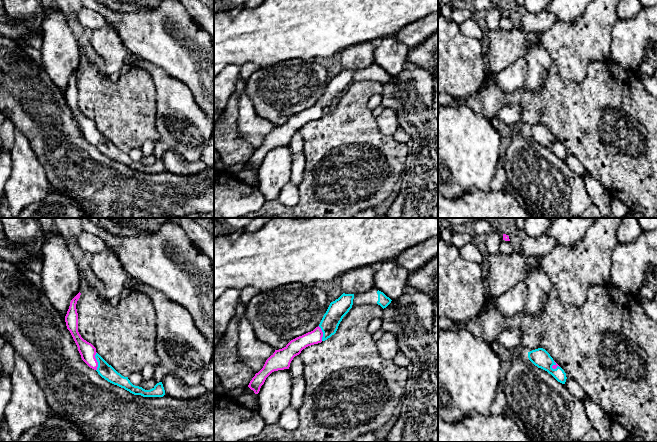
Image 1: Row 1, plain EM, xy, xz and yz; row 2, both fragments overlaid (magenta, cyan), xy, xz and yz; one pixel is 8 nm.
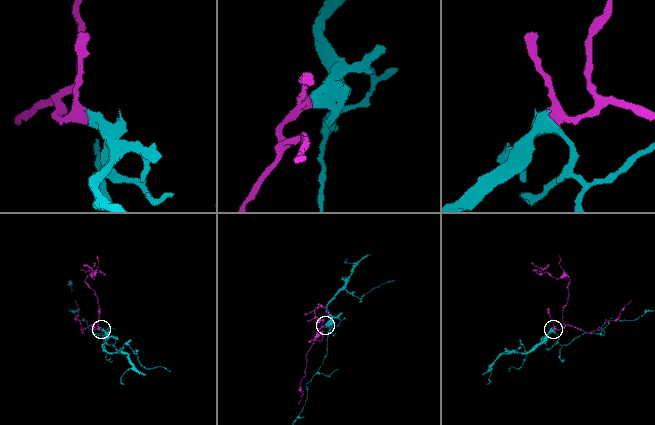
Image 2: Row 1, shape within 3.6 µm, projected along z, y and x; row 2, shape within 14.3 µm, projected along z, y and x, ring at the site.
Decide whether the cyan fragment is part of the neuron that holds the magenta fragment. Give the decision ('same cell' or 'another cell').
same cell

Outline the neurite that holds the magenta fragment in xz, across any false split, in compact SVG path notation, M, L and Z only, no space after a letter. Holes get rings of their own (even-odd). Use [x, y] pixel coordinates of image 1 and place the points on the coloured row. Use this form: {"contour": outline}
{"contour": "M376 287L360 294L343 293L331 302L320 324L313 331L291 340L284 348L275 352L266 360L263 368L255 374L248 387L258 394L266 378L274 371L289 369L293 358L308 346L321 343L334 335L343 317L351 308L362 305L386 308L391 299Z"}

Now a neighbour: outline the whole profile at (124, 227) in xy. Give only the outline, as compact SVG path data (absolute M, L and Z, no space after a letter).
M87 218L90 222L113 235L130 237L138 234L152 234L169 218Z

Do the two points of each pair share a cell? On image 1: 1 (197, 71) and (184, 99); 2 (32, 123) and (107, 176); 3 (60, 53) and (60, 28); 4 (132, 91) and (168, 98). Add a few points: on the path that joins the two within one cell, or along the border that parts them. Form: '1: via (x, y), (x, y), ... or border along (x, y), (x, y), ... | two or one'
1: border along (169, 75), (187, 86), (201, 108) | two
2: via (51, 137), (88, 174) | one
3: via (60, 47), (60, 34) | one
4: border along (150, 74), (156, 92), (156, 119) | two

